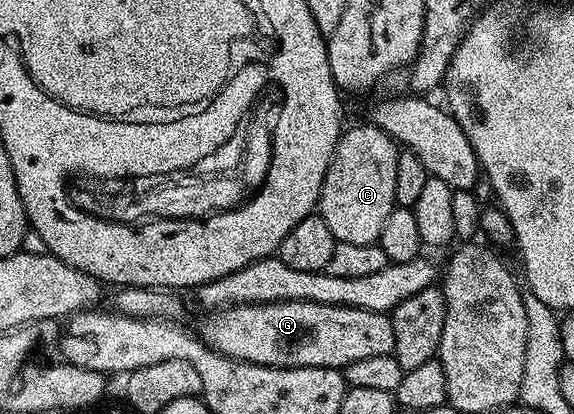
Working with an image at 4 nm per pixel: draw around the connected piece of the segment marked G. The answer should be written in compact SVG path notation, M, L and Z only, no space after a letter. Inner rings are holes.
M265 301L263 303L232 303L227 307L220 307L217 313L212 313L200 325L198 336L204 344L211 347L223 357L232 357L236 361L248 361L252 365L271 365L273 369L305 369L318 367L319 369L345 370L350 363L358 363L358 359L370 359L370 355L386 355L392 353L394 347L394 323L388 313L379 313L369 309L359 309L353 305L327 305L317 301Z

